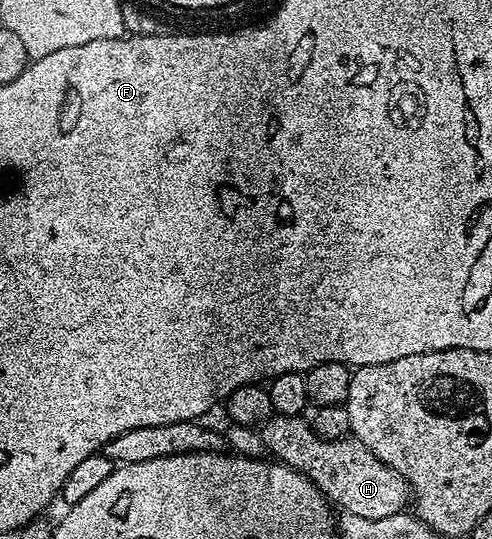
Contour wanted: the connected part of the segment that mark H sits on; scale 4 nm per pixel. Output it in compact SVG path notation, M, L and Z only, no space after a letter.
M272 414L263 421L258 431L265 442L267 452L276 461L287 464L290 468L296 468L302 476L308 476L328 501L335 506L340 504L343 507L342 511L346 514L357 514L359 518L389 518L393 514L404 511L412 499L411 488L408 486L407 480L401 478L401 474L397 474L397 470L385 466L385 462L376 458L360 440L354 438L328 439L326 436L319 436L303 416Z

